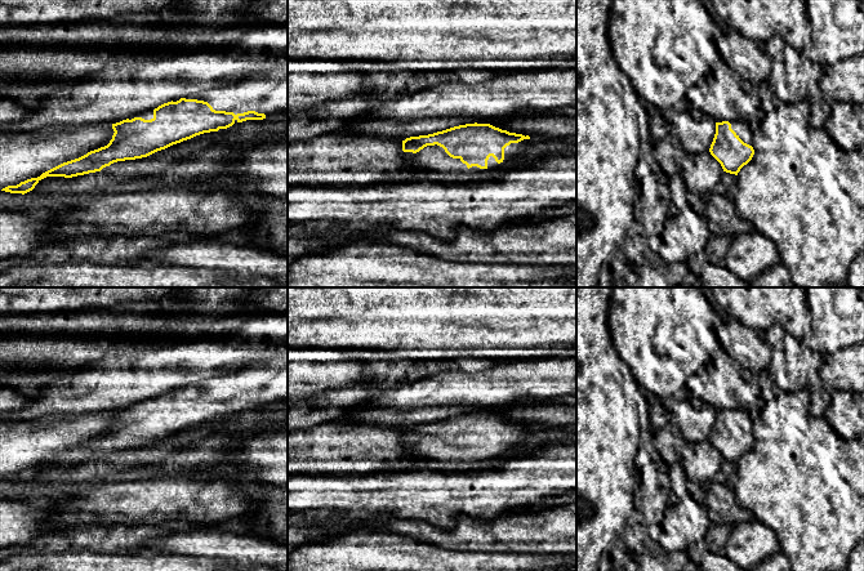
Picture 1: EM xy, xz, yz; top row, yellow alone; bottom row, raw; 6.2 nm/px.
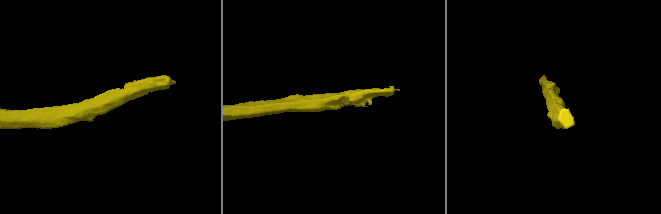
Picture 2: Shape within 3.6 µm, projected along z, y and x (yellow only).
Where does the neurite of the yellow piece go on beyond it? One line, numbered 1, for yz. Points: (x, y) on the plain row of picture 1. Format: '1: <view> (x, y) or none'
1: yz (742, 418)

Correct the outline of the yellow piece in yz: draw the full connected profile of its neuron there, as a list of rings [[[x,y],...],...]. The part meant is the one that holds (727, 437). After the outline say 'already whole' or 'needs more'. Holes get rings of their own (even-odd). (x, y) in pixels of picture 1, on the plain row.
[[[747,410],[716,411],[716,423],[709,441],[721,452],[723,460],[738,464],[754,443],[752,420]]]; needs more

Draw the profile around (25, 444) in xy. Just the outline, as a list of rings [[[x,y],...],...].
[[[112,412],[0,421],[0,479],[8,474],[37,467],[63,451],[107,434],[113,421]]]

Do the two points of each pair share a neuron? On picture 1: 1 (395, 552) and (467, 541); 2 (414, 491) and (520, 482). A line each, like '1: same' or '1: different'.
1: different
2: same

